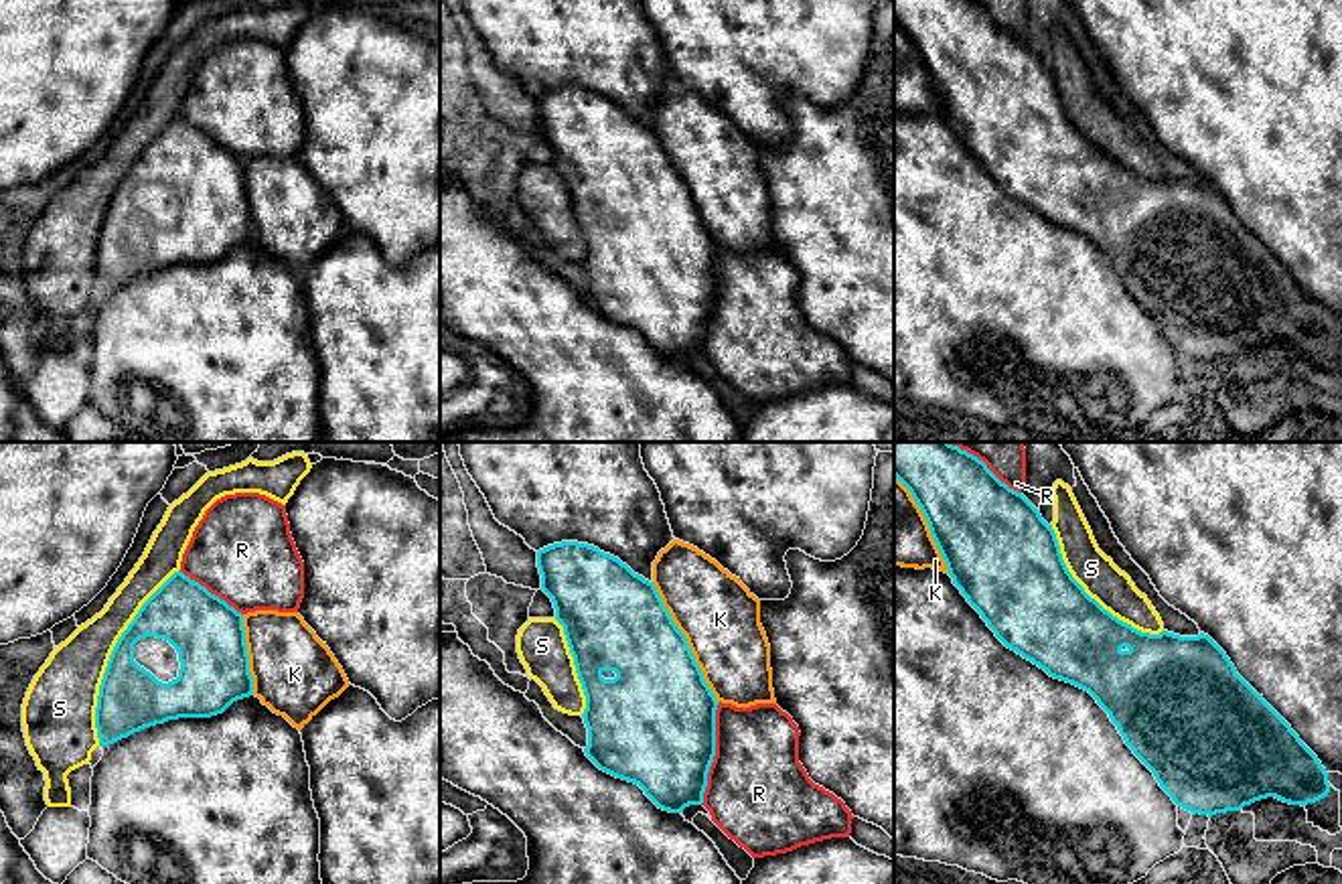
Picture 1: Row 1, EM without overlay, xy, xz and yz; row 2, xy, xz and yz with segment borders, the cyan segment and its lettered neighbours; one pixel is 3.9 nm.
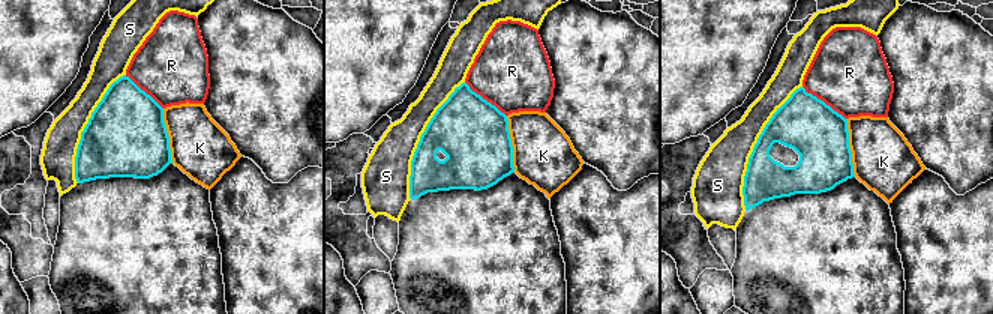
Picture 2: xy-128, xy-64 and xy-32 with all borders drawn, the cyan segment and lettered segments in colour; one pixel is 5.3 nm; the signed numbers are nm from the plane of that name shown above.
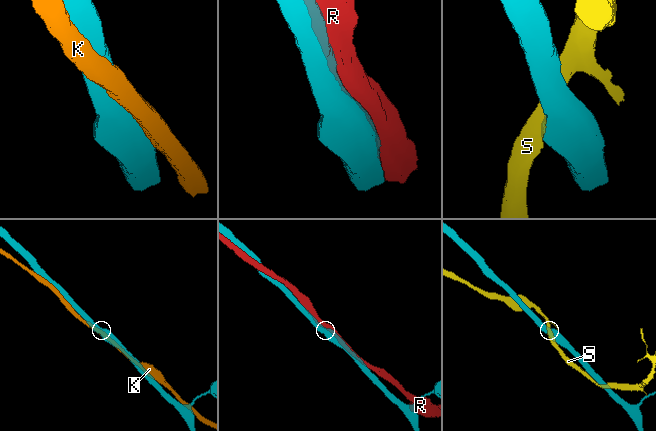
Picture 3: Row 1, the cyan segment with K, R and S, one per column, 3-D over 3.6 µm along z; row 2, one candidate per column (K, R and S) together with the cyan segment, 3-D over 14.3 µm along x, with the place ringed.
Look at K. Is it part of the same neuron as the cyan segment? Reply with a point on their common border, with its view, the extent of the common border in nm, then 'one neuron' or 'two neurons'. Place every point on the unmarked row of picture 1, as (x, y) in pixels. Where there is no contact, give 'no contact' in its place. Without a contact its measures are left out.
xz (686, 189) | 550 nm | two neurons

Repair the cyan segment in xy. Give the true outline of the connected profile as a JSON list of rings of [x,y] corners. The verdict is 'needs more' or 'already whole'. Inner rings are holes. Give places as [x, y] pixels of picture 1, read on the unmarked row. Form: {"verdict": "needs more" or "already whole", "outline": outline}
{"verdict": "needs more", "outline": [[[174,118],[118,185],[97,241],[99,292],[178,264],[211,264],[253,241],[243,160],[205,132]]]}

